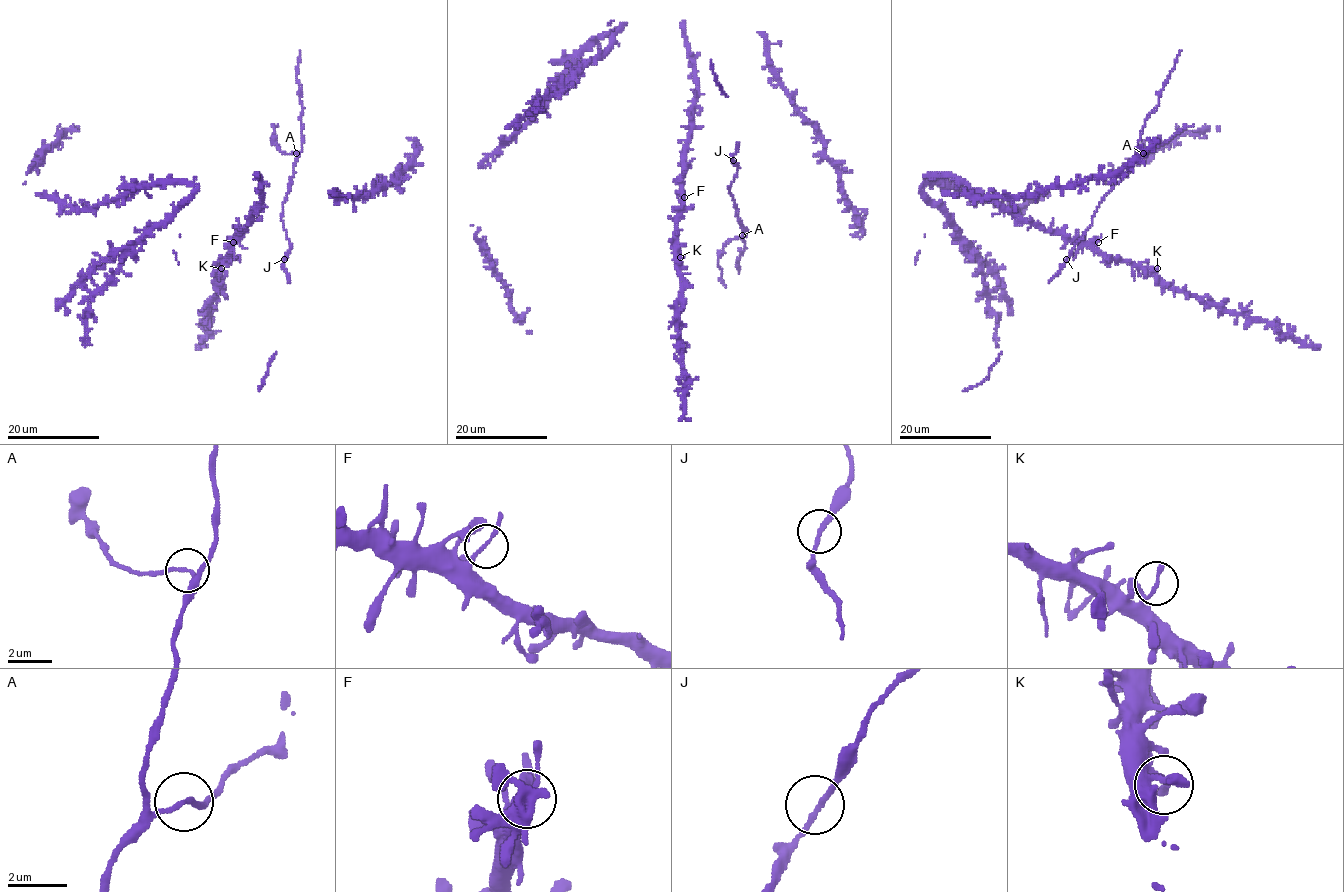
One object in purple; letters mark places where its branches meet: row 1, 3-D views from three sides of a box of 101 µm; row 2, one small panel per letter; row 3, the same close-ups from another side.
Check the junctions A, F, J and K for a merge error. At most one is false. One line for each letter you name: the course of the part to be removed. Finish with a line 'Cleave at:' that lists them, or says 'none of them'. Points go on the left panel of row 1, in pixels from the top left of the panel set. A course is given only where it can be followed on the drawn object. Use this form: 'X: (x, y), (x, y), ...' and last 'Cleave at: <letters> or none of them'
Cleave at: none of them

